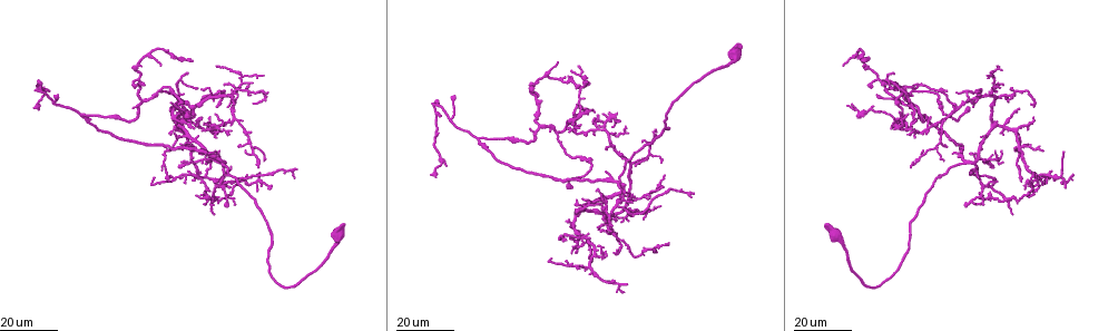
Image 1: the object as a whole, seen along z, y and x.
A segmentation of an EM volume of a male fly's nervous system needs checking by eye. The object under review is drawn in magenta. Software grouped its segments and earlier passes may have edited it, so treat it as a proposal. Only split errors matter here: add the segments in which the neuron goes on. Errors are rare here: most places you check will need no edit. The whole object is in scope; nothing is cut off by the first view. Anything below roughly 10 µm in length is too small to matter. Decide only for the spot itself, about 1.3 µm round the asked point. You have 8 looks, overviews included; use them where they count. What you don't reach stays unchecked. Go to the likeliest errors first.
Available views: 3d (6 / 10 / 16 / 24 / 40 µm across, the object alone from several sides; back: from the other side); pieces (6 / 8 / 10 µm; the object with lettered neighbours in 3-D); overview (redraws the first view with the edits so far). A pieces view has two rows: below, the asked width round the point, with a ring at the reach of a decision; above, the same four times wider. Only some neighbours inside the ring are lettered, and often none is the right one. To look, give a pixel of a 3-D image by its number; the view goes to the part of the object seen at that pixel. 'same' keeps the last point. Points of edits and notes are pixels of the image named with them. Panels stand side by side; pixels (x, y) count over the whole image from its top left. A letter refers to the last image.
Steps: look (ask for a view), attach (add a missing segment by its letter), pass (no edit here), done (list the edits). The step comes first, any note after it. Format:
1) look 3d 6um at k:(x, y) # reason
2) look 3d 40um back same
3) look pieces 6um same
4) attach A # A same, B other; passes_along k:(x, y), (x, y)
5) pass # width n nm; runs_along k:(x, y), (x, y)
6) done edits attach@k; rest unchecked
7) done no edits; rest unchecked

look 3d 24um at 1:(1066, 187) # branch stops here

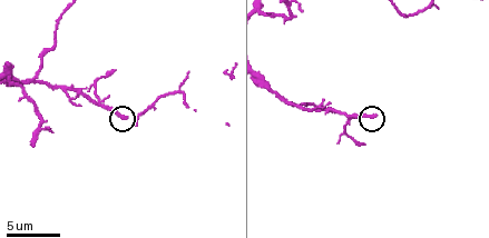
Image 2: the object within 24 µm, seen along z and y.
look pieces 10um at 2:(127, 116) # what lies round it

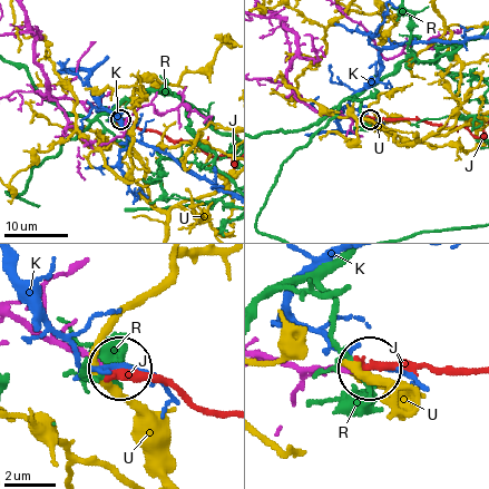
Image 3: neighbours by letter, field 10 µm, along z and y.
attach J # width 240 nm; J same, K other, R other, U other; passes_along 3:(297, 370), (473, 370); the neuron continues

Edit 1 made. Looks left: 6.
look overview # see it whole again

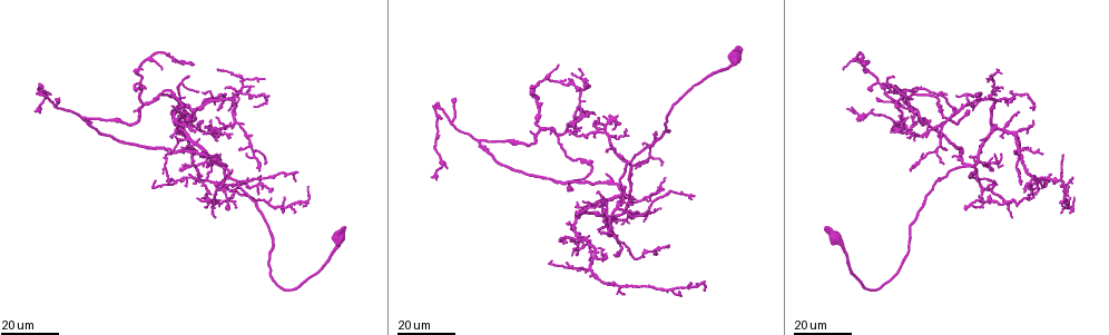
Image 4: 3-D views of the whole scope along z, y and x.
look 3d 24um at 4:(1061, 155) # an open end

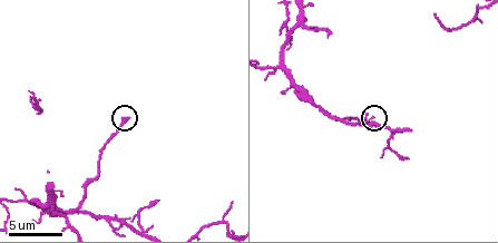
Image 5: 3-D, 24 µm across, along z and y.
look pieces 10um at 5:(125, 119)

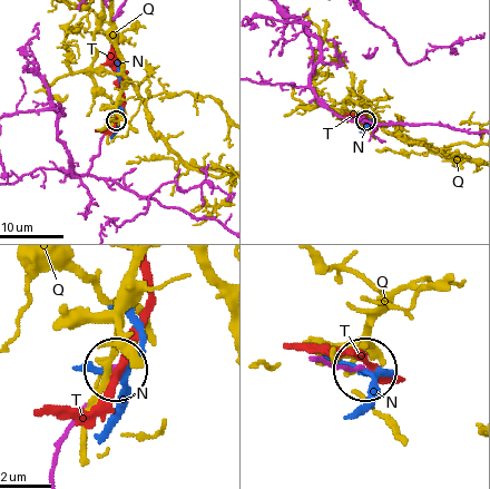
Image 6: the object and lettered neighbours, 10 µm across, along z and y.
pass # width 200 nm; N other, Q other, T other; runs_along 6:(315, 361), (360, 368); none of them fits

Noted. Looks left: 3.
look 3d 24um at 1:(199, 118)

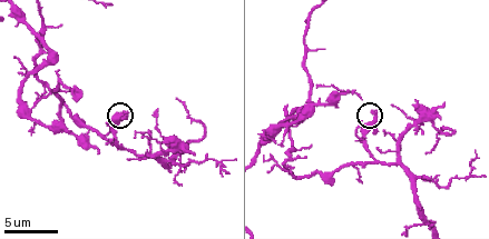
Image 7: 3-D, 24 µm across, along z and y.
look pieces 6um at 7:(376, 111)

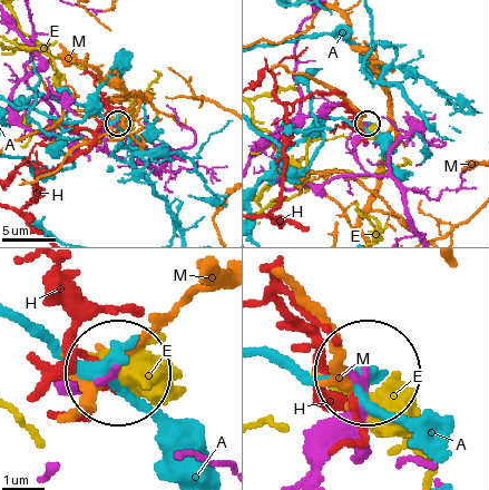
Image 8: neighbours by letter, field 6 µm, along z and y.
pass # width 250 nm; A other, E other, H other, M other; runs_along 8:(416, 228), (403, 192), (357, 159), (365, 124); none of them fits

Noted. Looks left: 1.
look pieces 10um at 5:(156, 201) # branch stops here

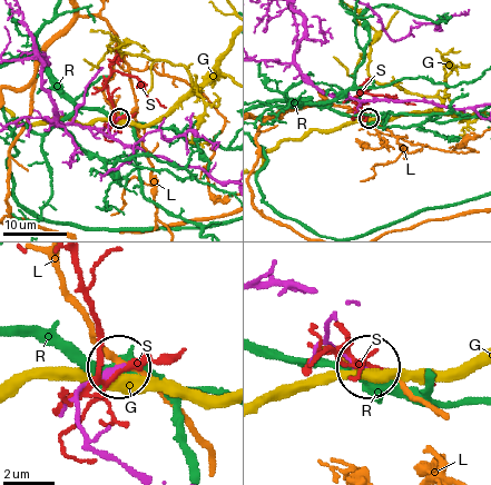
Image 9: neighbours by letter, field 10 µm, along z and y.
pass # G other, L other, R other, S other; none of them fits

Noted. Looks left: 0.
done edits attach@3; rest unchecked

